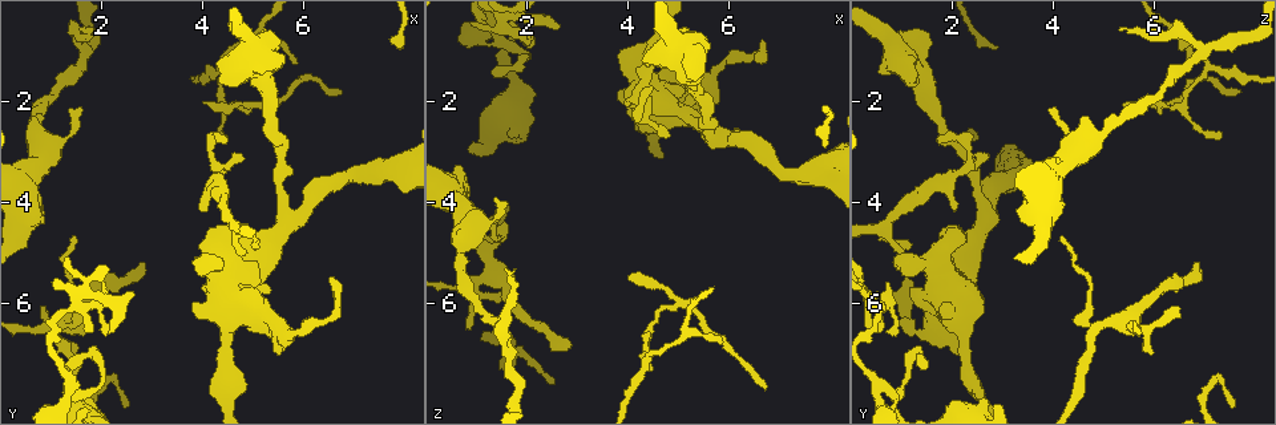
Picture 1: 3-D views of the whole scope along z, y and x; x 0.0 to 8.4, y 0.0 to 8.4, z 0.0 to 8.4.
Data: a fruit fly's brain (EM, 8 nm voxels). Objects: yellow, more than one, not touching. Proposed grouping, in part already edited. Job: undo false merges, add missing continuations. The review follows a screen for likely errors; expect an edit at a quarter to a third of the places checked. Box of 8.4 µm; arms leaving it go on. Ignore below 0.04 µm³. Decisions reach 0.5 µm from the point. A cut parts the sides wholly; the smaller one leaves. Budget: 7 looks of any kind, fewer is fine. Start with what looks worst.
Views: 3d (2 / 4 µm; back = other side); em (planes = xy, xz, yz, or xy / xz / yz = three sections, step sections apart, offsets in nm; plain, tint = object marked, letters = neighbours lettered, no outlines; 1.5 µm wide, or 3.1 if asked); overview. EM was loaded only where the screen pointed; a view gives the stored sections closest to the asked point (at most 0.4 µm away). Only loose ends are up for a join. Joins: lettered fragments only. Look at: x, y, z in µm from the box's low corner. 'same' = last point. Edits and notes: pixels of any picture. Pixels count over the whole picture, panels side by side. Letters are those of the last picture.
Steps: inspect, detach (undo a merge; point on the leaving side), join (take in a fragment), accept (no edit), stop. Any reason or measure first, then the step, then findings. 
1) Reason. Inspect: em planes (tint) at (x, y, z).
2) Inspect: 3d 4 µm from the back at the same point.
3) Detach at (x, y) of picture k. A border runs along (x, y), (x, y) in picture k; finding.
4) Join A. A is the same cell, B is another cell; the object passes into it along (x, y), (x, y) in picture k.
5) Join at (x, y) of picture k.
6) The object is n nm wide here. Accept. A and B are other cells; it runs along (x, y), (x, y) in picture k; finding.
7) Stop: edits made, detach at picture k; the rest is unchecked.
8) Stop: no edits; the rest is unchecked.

Branch stops here. Inspect: 3d 2 µm at (2.80, 5.25, 6.80).

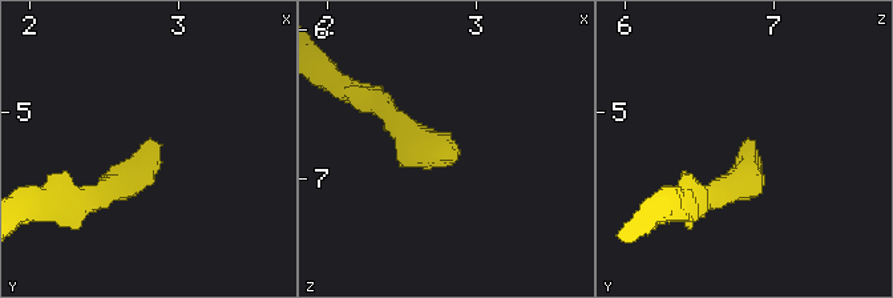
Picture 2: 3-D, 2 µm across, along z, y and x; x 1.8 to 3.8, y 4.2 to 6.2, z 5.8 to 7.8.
Now the EM. Inspect: em planes (plain) at (2.84, 5.22, 6.78).

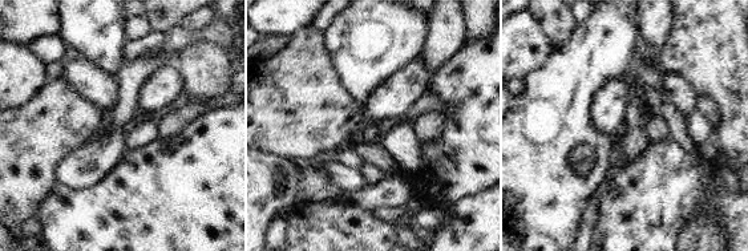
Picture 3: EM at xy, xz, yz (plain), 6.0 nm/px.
What lies round it. Inspect: em planes (letters) at the same point.

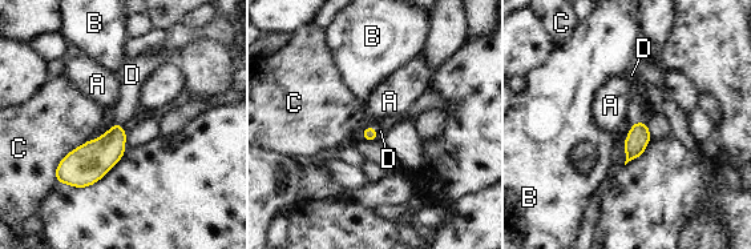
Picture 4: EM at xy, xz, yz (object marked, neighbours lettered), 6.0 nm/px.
The longest contact is with C, 320 nm. Join D. D is the same cell, A, B and C are other cells; the cell continues.

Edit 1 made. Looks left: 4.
Inspect: 3d 4 µm at (4.50, 2.85, 1.75).

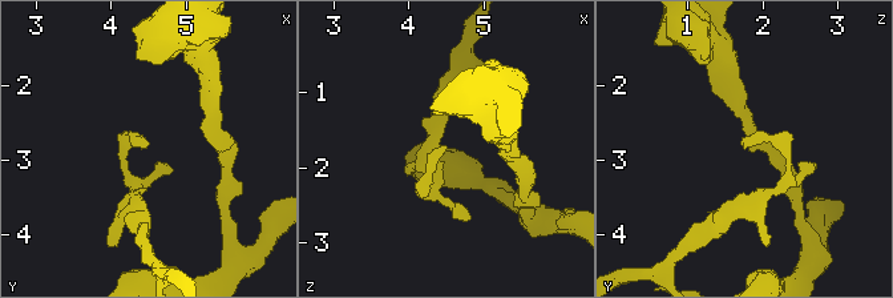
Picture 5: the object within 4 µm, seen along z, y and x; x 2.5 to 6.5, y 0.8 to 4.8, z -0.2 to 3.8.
Inspect: em planes (plain) at (4.45, 2.90, 1.75).

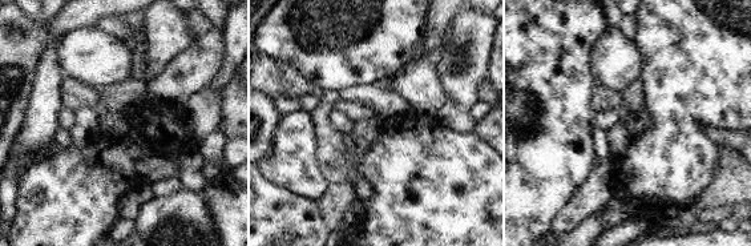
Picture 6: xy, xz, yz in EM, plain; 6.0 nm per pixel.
Inspect: em planes (letters) at the same point.

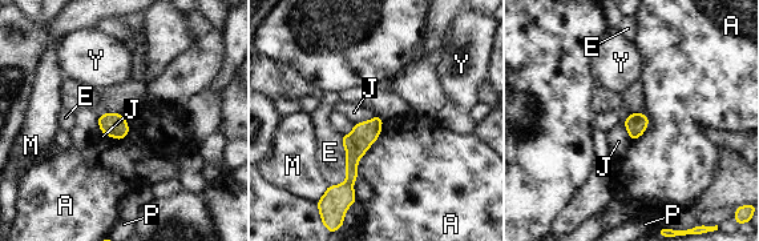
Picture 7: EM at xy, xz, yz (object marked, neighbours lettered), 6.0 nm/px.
Accept. A, E, J, M, P and Y are other cells; a border runs along (380, 133), (360, 159), (358, 176) in picture 7; none of them fits.

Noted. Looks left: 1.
Stop: edits made, join at picture 4; the rest is unchecked.

